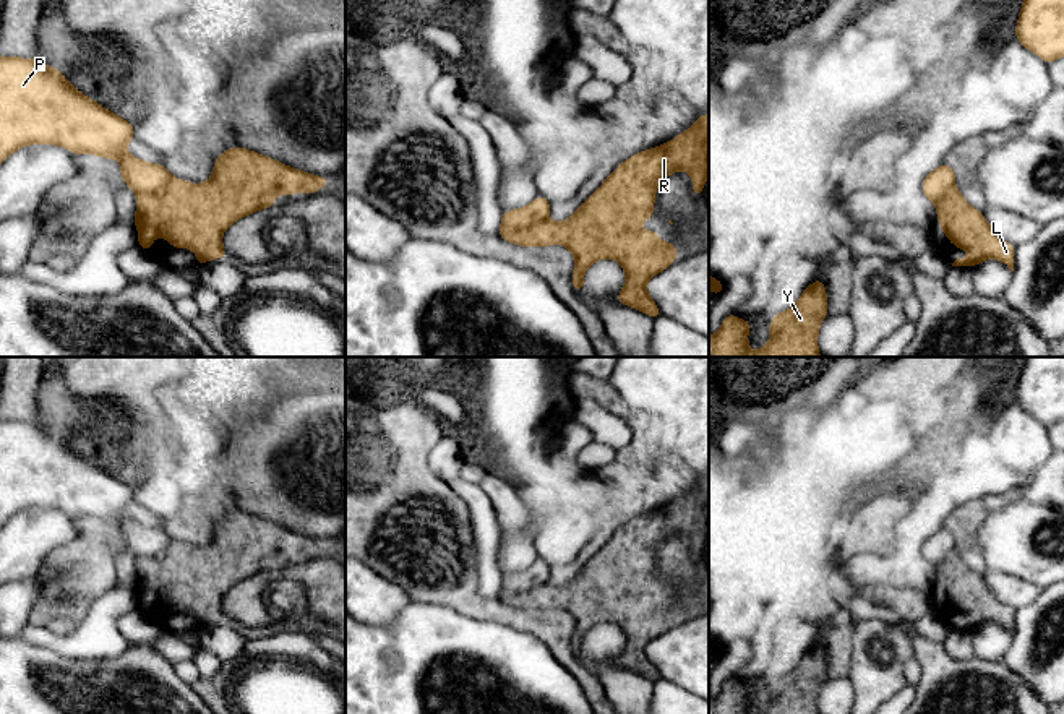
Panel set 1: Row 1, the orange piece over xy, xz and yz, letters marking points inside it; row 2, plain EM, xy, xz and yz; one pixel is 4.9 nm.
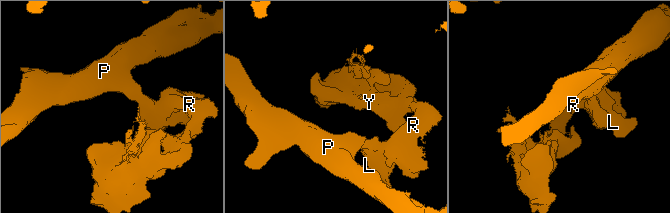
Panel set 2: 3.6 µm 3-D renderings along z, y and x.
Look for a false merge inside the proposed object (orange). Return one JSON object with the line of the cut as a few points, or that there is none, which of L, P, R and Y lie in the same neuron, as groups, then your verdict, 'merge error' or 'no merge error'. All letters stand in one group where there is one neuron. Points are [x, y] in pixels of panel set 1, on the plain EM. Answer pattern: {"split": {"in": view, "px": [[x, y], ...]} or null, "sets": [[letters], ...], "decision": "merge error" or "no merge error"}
{"split": {"in": "xz", "px": [[547, 583], [519, 593], [500, 594]]}, "sets": [["L", "R", "Y"], ["P"]], "decision": "merge error"}

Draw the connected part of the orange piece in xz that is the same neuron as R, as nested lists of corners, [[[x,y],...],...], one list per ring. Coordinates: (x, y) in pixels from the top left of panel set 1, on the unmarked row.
[[[702,477],[694,488],[665,508],[641,514],[620,527],[603,547],[563,586],[543,584],[521,594],[500,594],[500,602],[521,610],[548,610],[560,607],[574,618],[573,651],[582,657],[584,636],[597,623],[618,625],[626,644],[616,665],[659,682],[662,677],[650,662],[647,644],[678,625],[678,607],[659,604],[655,594],[639,594],[637,589],[654,579],[654,560],[659,547],[670,536],[688,534],[693,542],[693,558],[704,558],[702,547],[709,542],[709,477]]]

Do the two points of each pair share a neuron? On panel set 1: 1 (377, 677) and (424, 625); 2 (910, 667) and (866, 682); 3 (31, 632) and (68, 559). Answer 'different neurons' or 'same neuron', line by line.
1: same neuron
2: different neurons
3: different neurons

